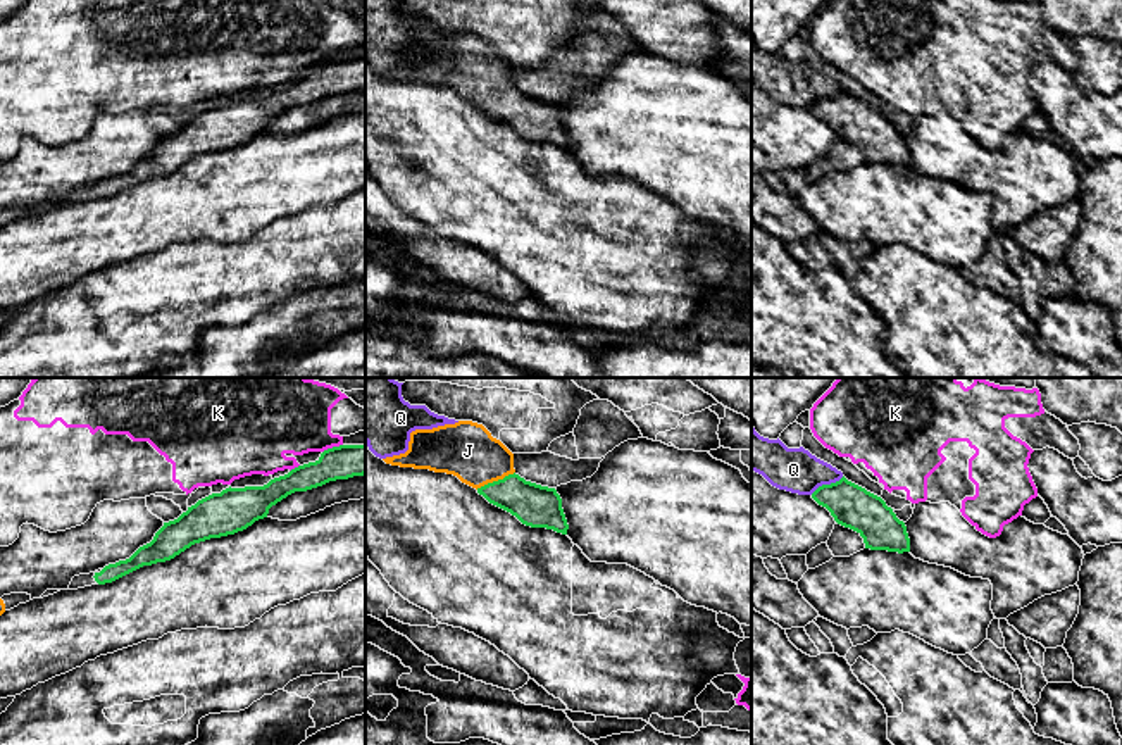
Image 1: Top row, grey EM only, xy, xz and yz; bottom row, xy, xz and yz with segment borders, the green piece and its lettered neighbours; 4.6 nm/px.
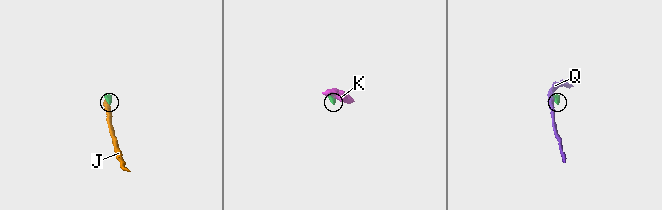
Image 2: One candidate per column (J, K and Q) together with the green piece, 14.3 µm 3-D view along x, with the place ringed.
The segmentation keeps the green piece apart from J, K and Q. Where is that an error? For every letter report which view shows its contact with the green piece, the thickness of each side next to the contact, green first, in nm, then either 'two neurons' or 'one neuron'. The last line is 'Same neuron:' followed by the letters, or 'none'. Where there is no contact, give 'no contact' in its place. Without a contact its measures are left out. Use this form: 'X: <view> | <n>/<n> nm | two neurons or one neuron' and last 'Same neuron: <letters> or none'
J: xz | 200/260 nm | one neuron
K: xy | 160/320 nm | two neurons
Q: yz | 200/200 nm | two neurons
Same neuron: J

